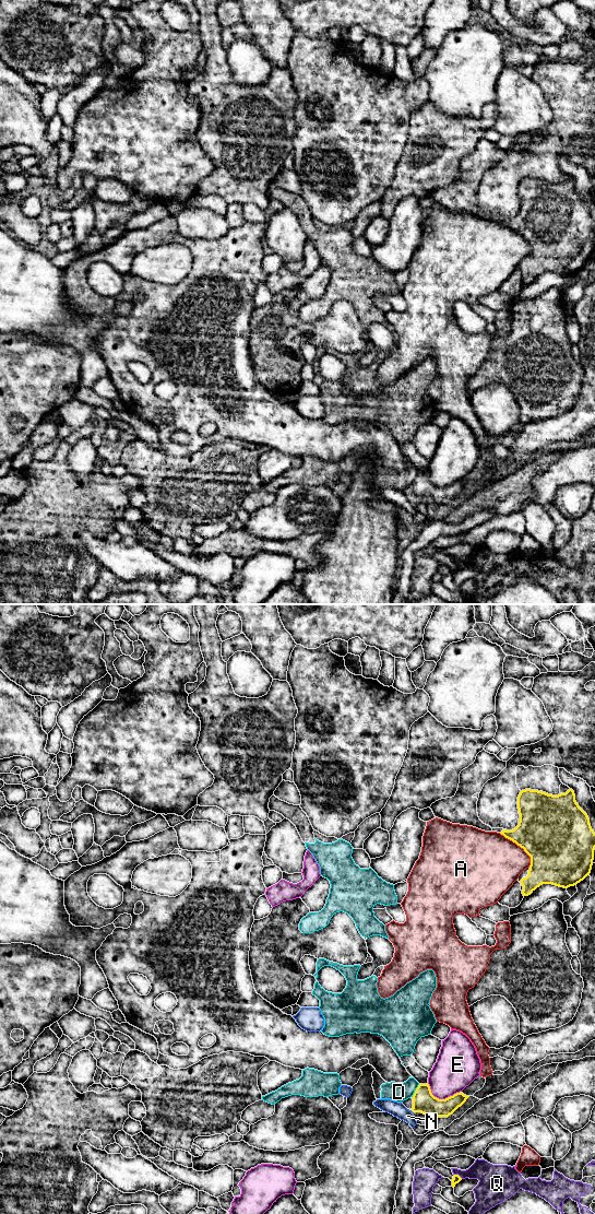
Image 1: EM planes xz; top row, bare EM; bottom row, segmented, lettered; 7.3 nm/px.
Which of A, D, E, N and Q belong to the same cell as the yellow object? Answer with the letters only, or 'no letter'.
no letter

